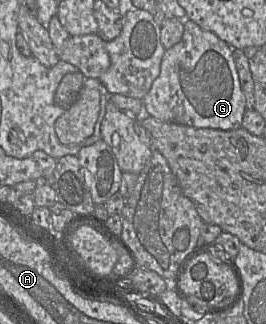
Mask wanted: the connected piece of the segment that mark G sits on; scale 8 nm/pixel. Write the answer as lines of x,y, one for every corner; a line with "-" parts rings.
185,19
183,25
182,39
165,51
160,74
142,100
144,114
162,122
194,128
234,130
241,127
247,107
233,48
190,19

